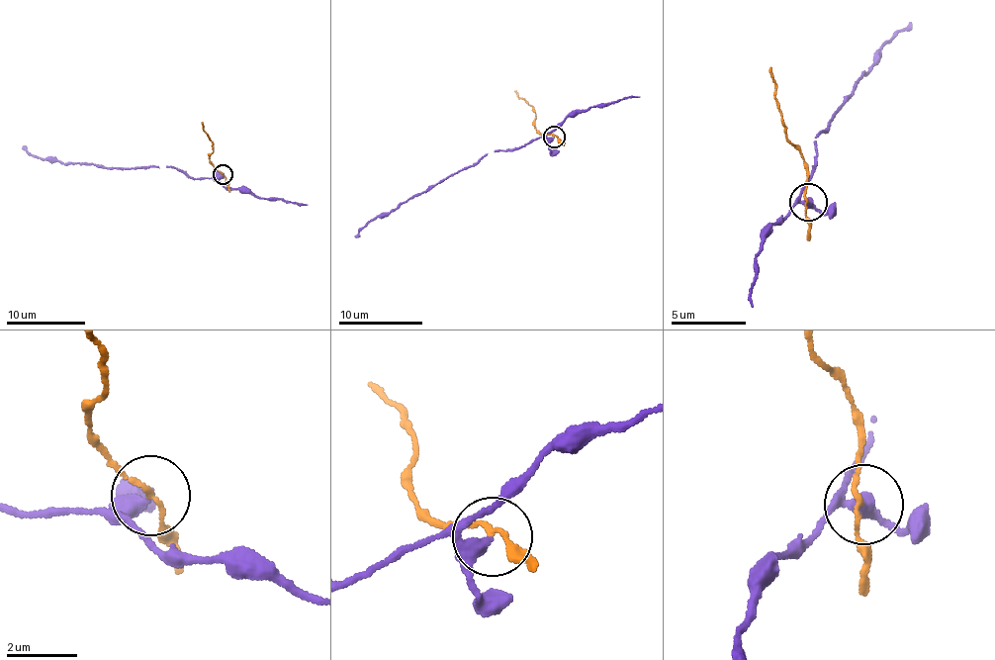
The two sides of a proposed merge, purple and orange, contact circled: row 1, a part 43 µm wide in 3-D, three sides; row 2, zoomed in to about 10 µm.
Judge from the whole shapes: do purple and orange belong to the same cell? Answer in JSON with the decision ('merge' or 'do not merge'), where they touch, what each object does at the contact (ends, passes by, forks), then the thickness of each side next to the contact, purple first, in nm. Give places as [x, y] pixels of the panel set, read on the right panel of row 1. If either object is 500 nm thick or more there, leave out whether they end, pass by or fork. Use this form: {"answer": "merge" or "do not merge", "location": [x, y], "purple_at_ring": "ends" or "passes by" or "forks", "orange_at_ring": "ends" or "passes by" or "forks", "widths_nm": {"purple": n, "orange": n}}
{"answer": "do not merge", "location": [808, 202], "purple_at_ring": "passes by", "orange_at_ring": "passes by", "widths_nm": {"purple": 280, "orange": 130}}

